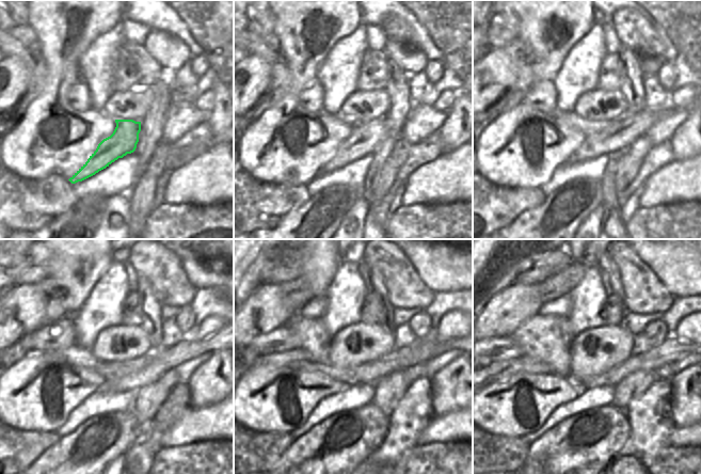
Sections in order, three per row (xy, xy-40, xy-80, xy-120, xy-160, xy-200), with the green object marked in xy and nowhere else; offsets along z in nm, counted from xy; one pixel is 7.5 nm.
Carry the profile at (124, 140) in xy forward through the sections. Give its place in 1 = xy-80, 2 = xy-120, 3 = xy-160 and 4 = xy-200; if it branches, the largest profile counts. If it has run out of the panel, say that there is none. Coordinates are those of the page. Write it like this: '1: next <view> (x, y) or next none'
1: next xy-80 (620, 136)
2: next xy-120 (164, 359)
3: next xy-160 (423, 351)
4: next xy-200 (689, 349)

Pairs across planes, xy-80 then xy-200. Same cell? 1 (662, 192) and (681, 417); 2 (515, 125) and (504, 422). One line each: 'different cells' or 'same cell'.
1: different cells
2: same cell

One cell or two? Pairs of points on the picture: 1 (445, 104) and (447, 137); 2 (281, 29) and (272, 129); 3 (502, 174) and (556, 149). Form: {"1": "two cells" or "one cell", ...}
{"1": "two cells", "2": "one cell", "3": "one cell"}

